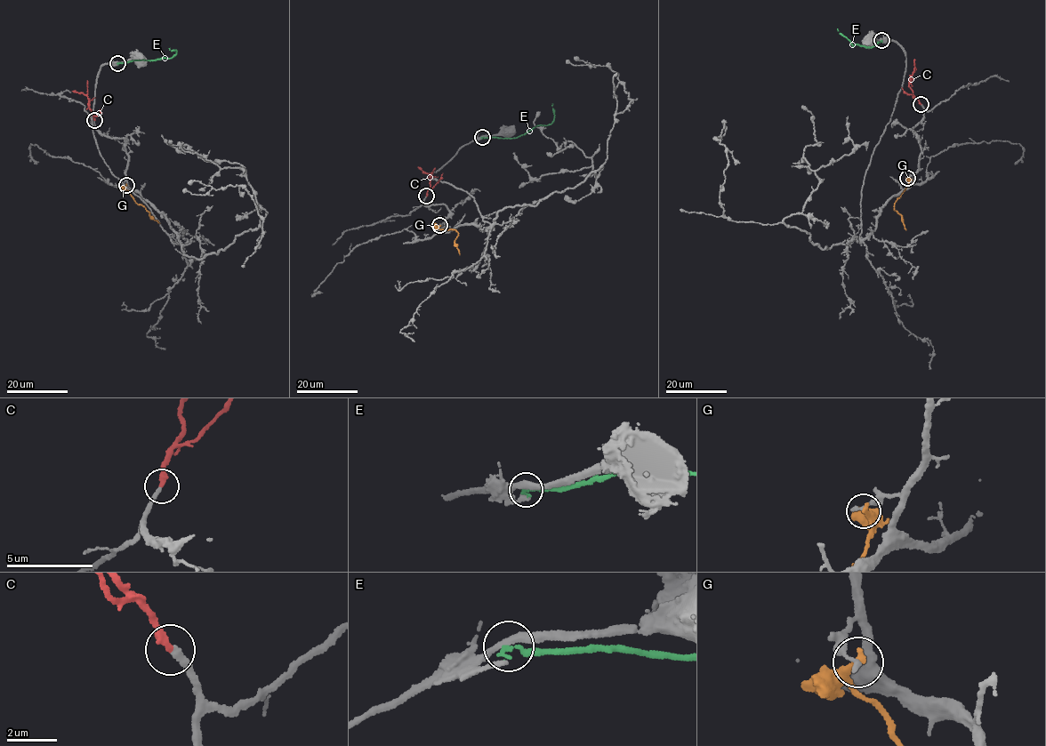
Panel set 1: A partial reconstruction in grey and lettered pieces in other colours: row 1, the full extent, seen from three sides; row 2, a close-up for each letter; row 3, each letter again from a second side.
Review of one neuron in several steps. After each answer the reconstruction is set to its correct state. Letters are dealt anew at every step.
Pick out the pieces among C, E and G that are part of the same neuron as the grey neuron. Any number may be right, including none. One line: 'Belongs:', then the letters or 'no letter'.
Belongs: C

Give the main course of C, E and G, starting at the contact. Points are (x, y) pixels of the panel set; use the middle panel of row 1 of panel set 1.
C: (426, 196), (431, 173), (423, 172), (417, 167)
E: (482, 137), (517, 138), (537, 125), (551, 124), (554, 116), (552, 103)
G: (440, 226), (438, 228), (441, 230), (457, 232), (454, 242), (460, 254)

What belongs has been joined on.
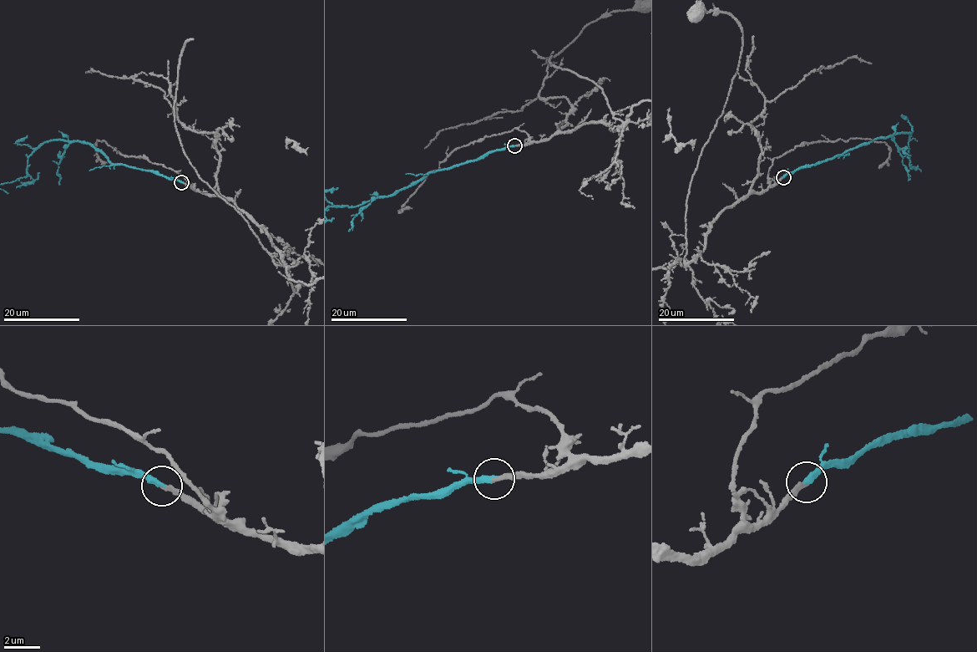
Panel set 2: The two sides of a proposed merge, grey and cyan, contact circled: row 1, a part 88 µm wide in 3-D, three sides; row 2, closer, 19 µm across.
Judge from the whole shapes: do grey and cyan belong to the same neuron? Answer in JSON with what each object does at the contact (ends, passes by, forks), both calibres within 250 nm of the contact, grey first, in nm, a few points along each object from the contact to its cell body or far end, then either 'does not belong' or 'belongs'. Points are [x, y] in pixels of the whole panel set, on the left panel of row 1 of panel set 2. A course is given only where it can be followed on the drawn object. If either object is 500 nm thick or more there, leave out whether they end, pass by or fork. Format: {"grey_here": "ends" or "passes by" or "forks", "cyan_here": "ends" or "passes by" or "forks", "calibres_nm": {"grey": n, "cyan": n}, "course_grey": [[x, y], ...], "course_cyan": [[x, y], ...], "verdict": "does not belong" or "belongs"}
{"grey_here": "ends", "cyan_here": "ends", "calibres_nm": {"grey": 240, "cyan": 320}, "course_cyan": [[181, 182], [110, 163], [83, 141], [48, 140], [27, 158], [27, 175]], "verdict": "belongs"}

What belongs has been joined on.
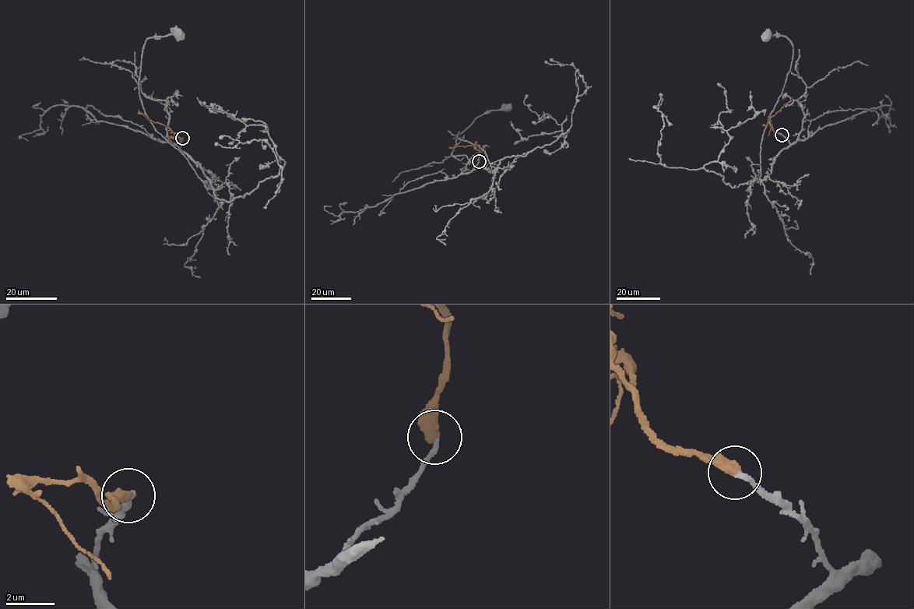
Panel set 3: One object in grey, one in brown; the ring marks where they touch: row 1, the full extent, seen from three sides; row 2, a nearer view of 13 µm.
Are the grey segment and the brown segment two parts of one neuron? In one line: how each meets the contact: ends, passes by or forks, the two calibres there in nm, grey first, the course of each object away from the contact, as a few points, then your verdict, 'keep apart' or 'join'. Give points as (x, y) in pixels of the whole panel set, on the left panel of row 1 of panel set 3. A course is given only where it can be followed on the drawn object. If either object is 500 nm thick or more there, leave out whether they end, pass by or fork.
calibres 190 and 500 nm; course grey (183, 139), (179, 146), (212, 188), (206, 188), (188, 160), (156, 132), (139, 93), (145, 40), (178, 33); course brown (183, 139), (181, 139), (167, 126), (147, 119), (138, 109); join

